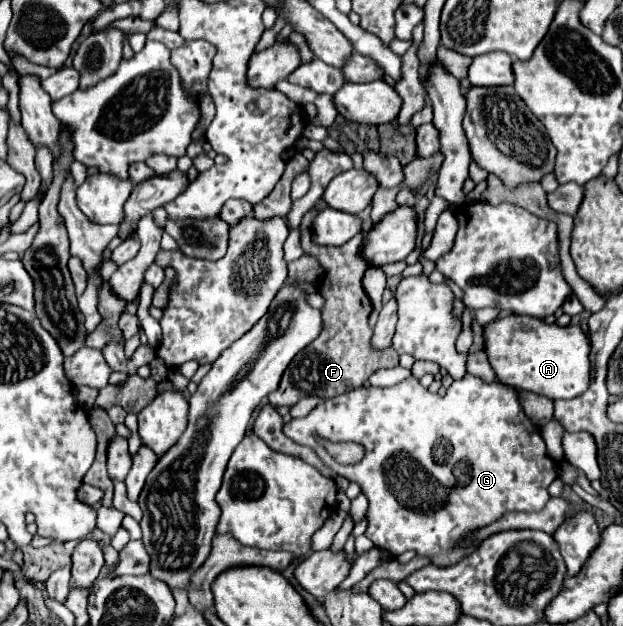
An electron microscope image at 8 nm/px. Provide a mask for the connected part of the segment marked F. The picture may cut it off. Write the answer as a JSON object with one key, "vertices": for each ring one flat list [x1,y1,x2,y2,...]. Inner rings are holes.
{"vertices":[[312,208,302,218,300,242,304,254,314,256,324,268,324,276,318,282,318,292,324,298,322,308,324,328,320,336,312,344,308,344,308,348,302,350,302,354,294,356,292,364,284,370,278,390,268,394,268,400,274,406,294,406,304,396,334,398,338,394,350,392,352,388,364,386,372,376,372,372,398,366,398,354,394,348,376,352,364,346,364,342,370,342,372,336,372,328,366,324,366,314,372,312,372,302,362,288,362,278,364,272,368,270,368,264,360,254,362,234,356,234,350,242,342,246,318,246,312,242,312,220,316,214,318,210]]}

